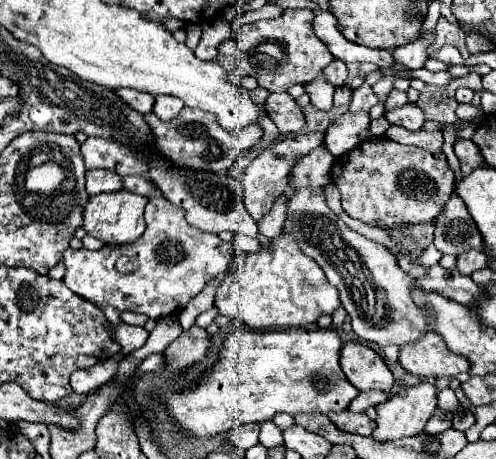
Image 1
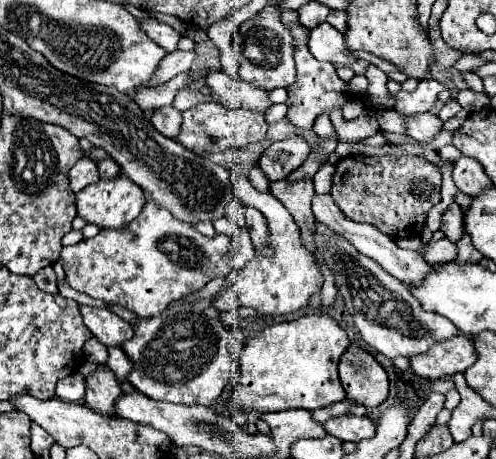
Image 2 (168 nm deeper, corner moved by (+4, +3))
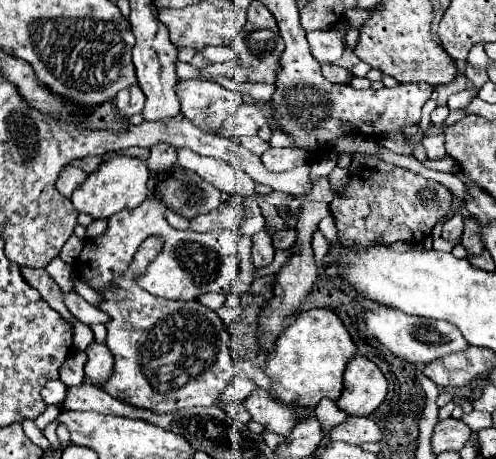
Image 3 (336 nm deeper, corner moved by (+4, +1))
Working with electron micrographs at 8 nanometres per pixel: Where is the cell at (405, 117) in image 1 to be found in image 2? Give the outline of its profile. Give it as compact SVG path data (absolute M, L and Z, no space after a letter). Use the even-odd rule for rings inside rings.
M421 112L421 114L415 114L415 116L407 116L403 118L405 120L405 128L407 128L407 134L419 142L431 142L435 134L441 132L441 120L431 114L431 112Z

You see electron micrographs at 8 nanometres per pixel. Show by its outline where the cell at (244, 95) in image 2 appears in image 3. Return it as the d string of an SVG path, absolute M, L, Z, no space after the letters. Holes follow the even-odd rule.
M179 80L175 92L181 102L183 118L209 134L217 134L225 118L241 106L241 94L207 80Z

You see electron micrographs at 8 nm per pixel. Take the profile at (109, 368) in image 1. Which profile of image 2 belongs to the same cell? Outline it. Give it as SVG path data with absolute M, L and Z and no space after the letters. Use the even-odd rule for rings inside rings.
M75 372L63 380L59 380L57 384L57 396L61 400L67 400L67 402L77 402L85 396L85 376Z

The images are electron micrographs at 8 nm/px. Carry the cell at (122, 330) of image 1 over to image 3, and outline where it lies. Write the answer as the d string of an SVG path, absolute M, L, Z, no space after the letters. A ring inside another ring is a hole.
M65 292L63 294L63 302L65 302L65 306L69 308L69 312L75 316L75 318L79 318L81 322L85 322L87 326L91 326L91 324L105 324L107 320L109 320L109 316L105 314L105 312L101 312L97 306L93 306L93 304L89 304L87 300L83 300L77 292Z

